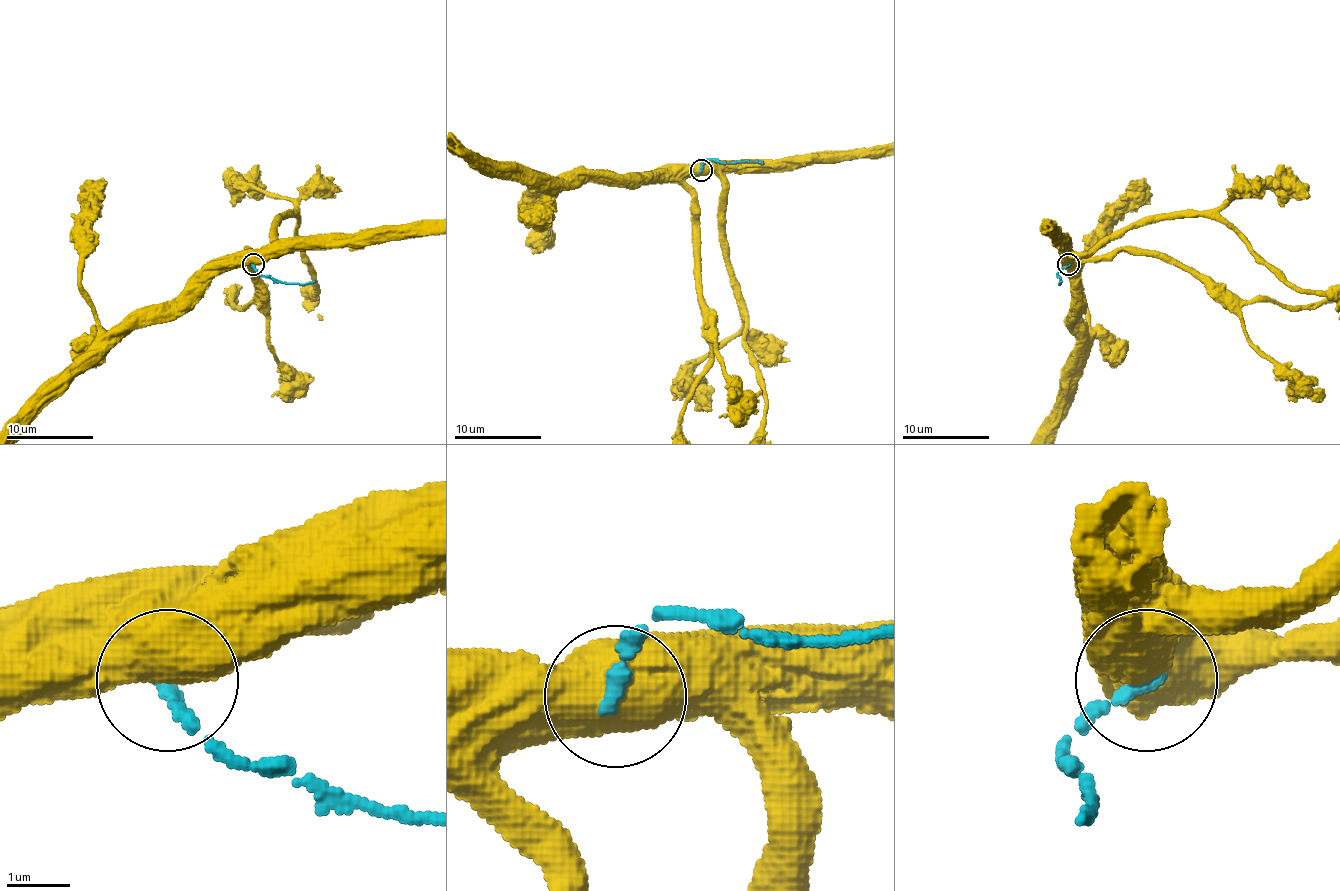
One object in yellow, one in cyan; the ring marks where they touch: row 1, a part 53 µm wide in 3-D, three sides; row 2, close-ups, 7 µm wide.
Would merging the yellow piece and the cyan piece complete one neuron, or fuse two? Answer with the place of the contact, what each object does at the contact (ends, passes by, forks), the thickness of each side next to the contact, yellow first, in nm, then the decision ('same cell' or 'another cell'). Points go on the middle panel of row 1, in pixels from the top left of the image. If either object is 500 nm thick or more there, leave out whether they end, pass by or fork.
(701, 170) | 800/200 nm | another cell

